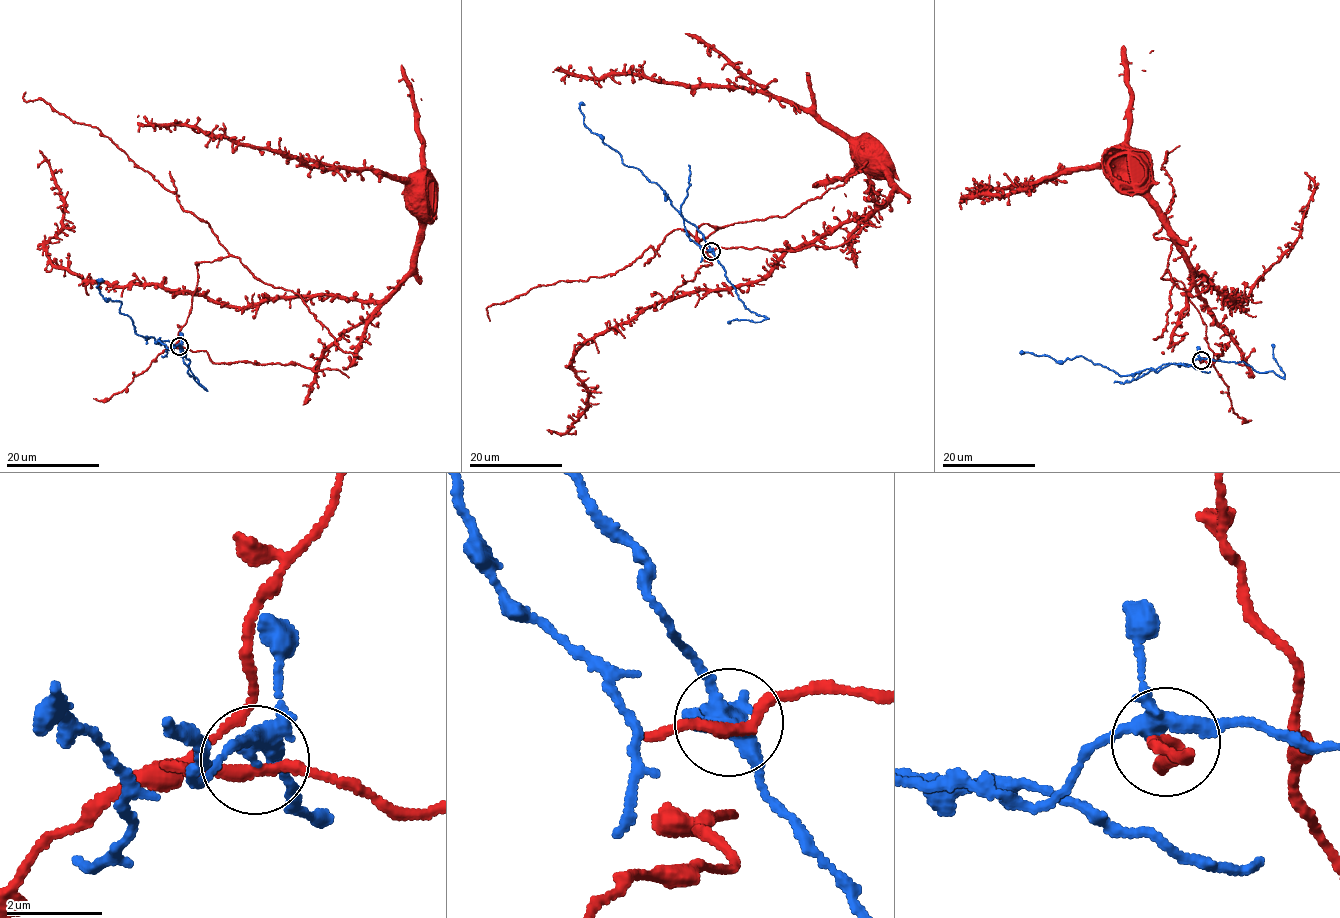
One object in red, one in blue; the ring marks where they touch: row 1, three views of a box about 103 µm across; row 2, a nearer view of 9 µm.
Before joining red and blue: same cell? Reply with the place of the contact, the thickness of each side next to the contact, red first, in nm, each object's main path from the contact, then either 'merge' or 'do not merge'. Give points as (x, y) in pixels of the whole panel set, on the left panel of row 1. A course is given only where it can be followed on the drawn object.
(179, 346) | 240/280 nm | red via (180, 346), (205, 351), (218, 363), (311, 369), (409, 270), (422, 225), (413, 198), (423, 189) | blue via (179, 346), (137, 335), (130, 317), (119, 309), (121, 302), (104, 299), (97, 287), (103, 280) | do not merge

